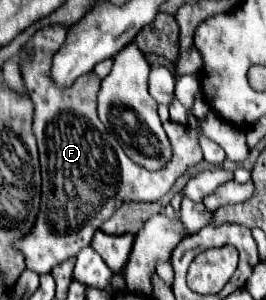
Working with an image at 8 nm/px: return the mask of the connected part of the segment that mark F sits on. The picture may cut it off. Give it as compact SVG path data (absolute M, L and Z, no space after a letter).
M64 26L40 28L24 46L26 50L34 50L32 60L24 60L20 64L26 90L34 102L34 134L38 138L42 164L42 204L36 228L16 246L26 258L26 268L38 274L46 274L64 260L78 256L78 252L92 242L94 232L120 208L124 200L160 200L190 166L196 166L202 160L200 135L217 142L238 164L244 162L250 154L250 148L246 146L246 136L238 128L228 126L216 112L208 112L208 118L200 122L198 130L192 130L190 126L172 120L163 123L172 144L172 158L164 168L150 172L134 164L122 152L122 146L114 140L114 136L106 132L104 124L96 114L96 94L100 88L100 78L94 72L78 78L66 90L54 88L52 80L48 80L48 62L52 60L52 46L62 46L64 40Z

